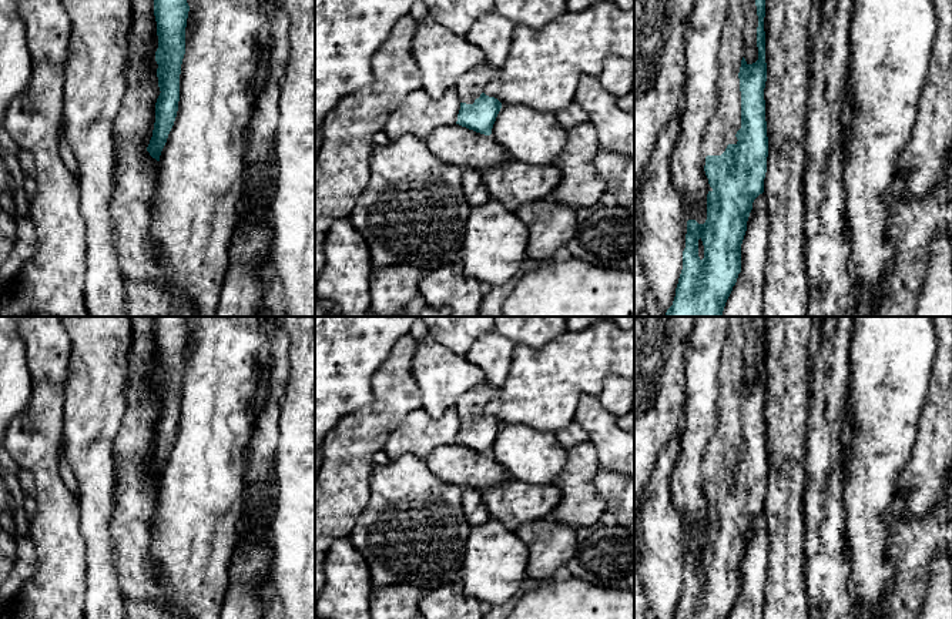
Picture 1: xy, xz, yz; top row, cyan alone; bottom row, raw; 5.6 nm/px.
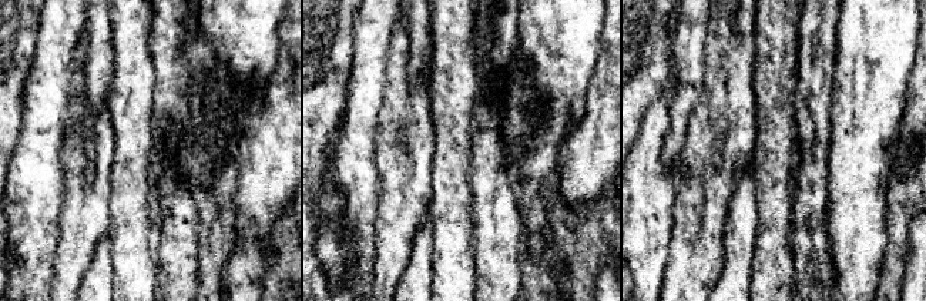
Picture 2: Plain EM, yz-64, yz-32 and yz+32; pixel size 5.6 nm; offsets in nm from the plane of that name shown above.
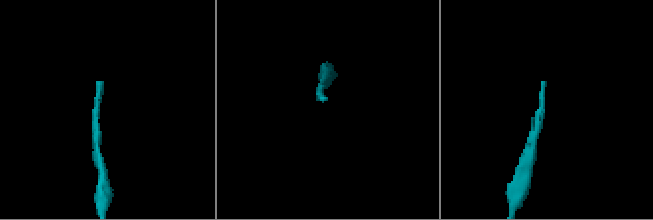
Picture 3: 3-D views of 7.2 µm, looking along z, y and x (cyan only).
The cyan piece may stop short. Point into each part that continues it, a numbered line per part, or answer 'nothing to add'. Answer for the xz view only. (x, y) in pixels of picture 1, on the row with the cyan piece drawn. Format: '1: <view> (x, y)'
1: xz (472, 84)

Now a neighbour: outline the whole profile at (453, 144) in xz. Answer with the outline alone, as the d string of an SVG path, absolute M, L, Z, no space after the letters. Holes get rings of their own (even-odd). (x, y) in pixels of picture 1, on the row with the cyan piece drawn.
M459 124L436 128L425 140L430 153L457 168L476 170L480 174L499 168L512 160L510 154L492 135L485 135Z

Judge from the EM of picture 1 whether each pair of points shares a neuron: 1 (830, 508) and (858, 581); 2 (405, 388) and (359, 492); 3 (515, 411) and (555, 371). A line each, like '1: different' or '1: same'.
1: different
2: same
3: same

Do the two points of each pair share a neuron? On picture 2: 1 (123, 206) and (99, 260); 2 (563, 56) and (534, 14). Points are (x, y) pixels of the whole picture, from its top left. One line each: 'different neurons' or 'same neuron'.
1: different neurons
2: same neuron

